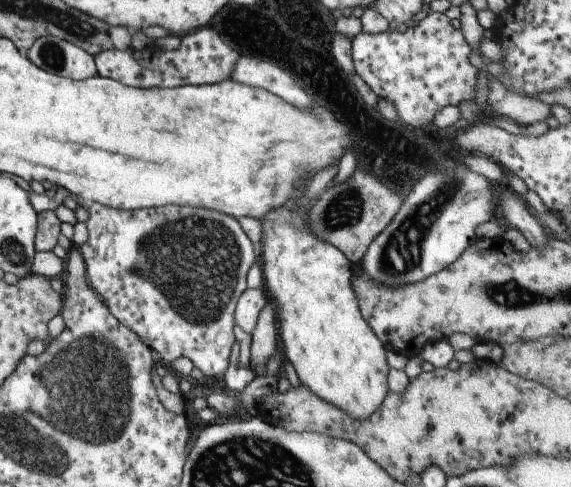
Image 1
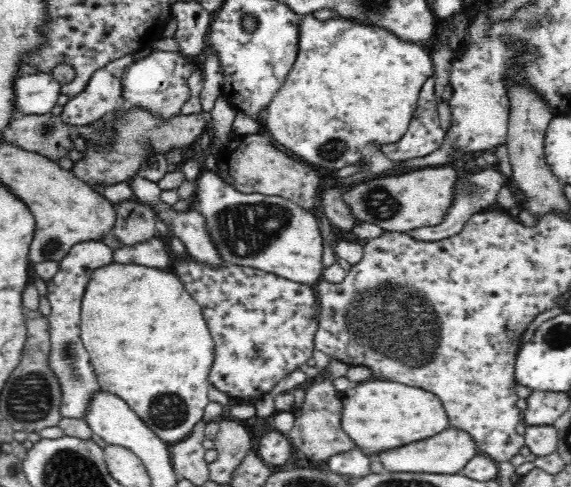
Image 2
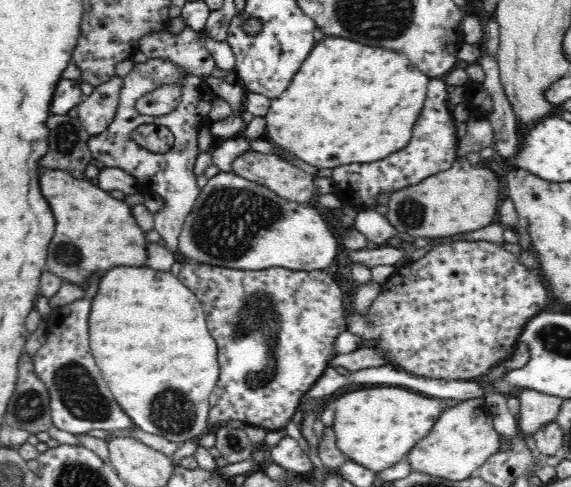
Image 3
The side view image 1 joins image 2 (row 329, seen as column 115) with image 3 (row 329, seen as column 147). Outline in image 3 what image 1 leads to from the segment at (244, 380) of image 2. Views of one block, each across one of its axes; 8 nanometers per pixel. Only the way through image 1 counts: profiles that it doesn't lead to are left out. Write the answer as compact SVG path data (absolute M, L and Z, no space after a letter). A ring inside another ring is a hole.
M186 260L180 269L179 274L176 274L178 279L182 281L197 297L204 306L204 314L206 314L206 322L210 328L210 334L216 338L217 354L219 361L219 380L216 386L212 389L212 394L209 397L210 414L208 416L208 426L211 429L232 420L240 420L245 424L252 426L260 426L267 431L269 430L285 430L285 424L291 420L297 408L302 403L302 396L308 392L307 390L314 384L324 370L329 367L335 348L335 340L344 331L346 331L346 319L344 316L344 308L346 301L340 286L336 283L333 275L321 270L290 270L289 268L270 267L261 271L242 270L235 268L217 267L214 265L198 263Z

